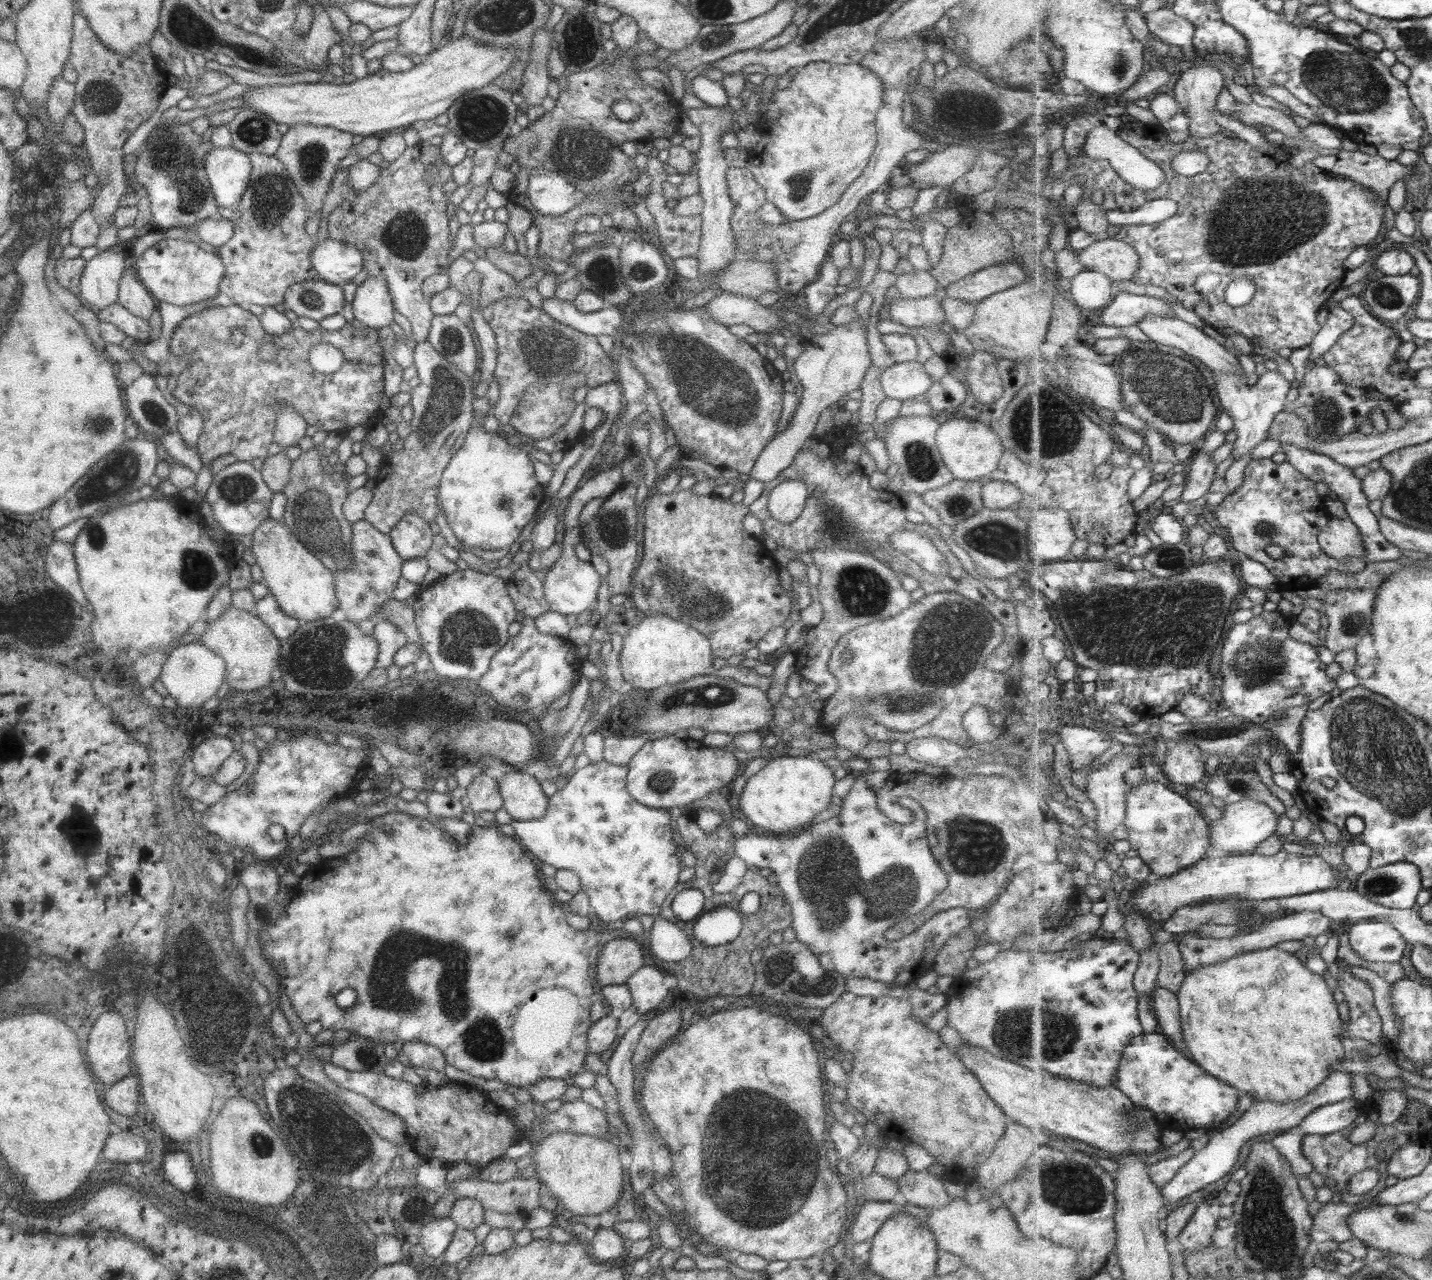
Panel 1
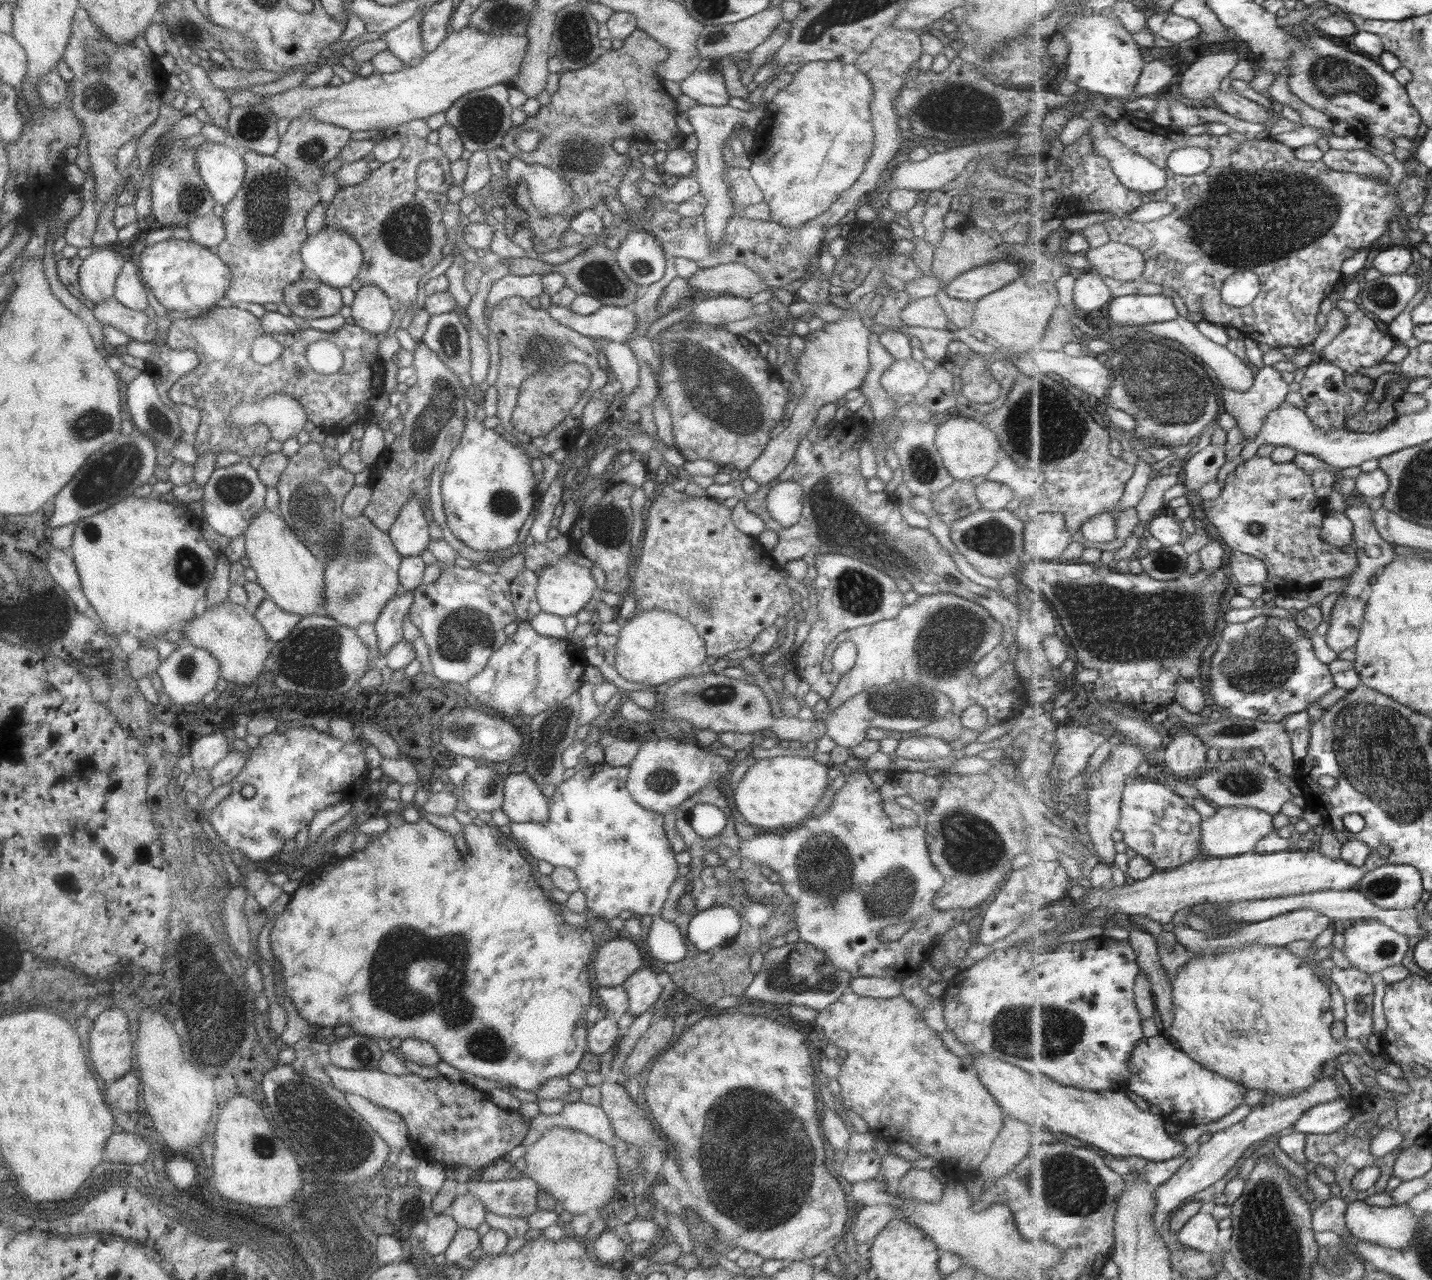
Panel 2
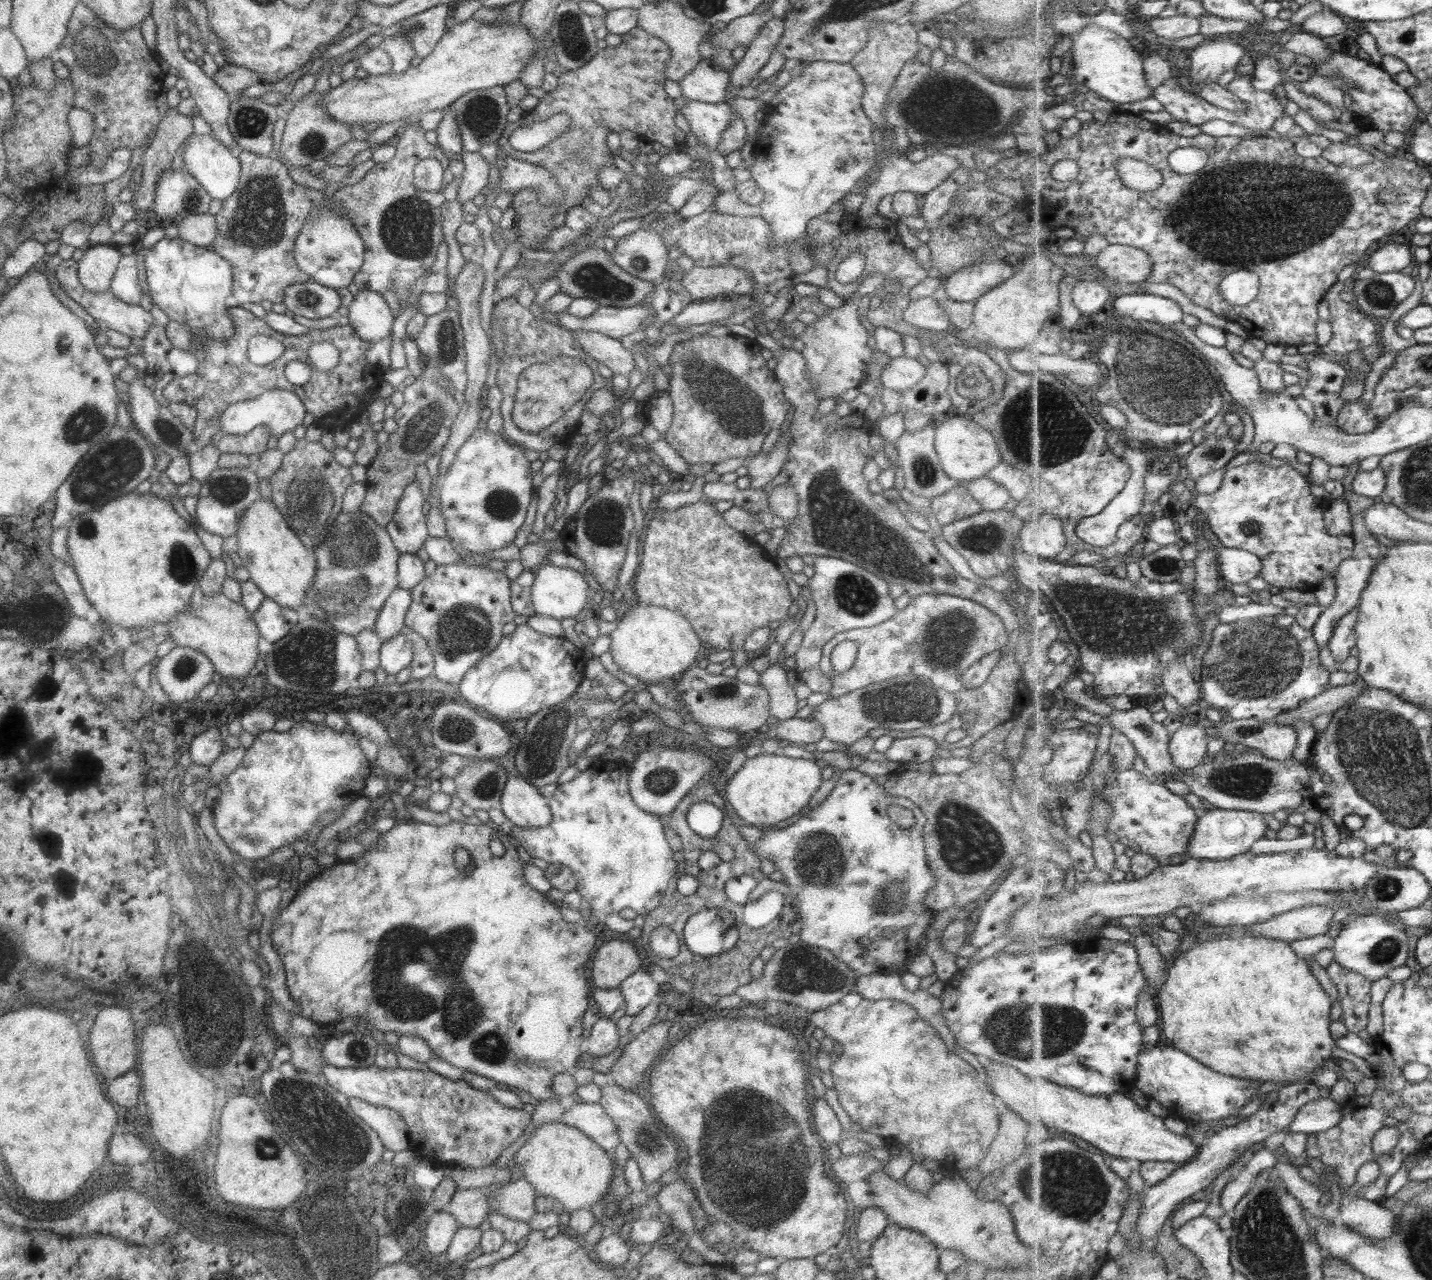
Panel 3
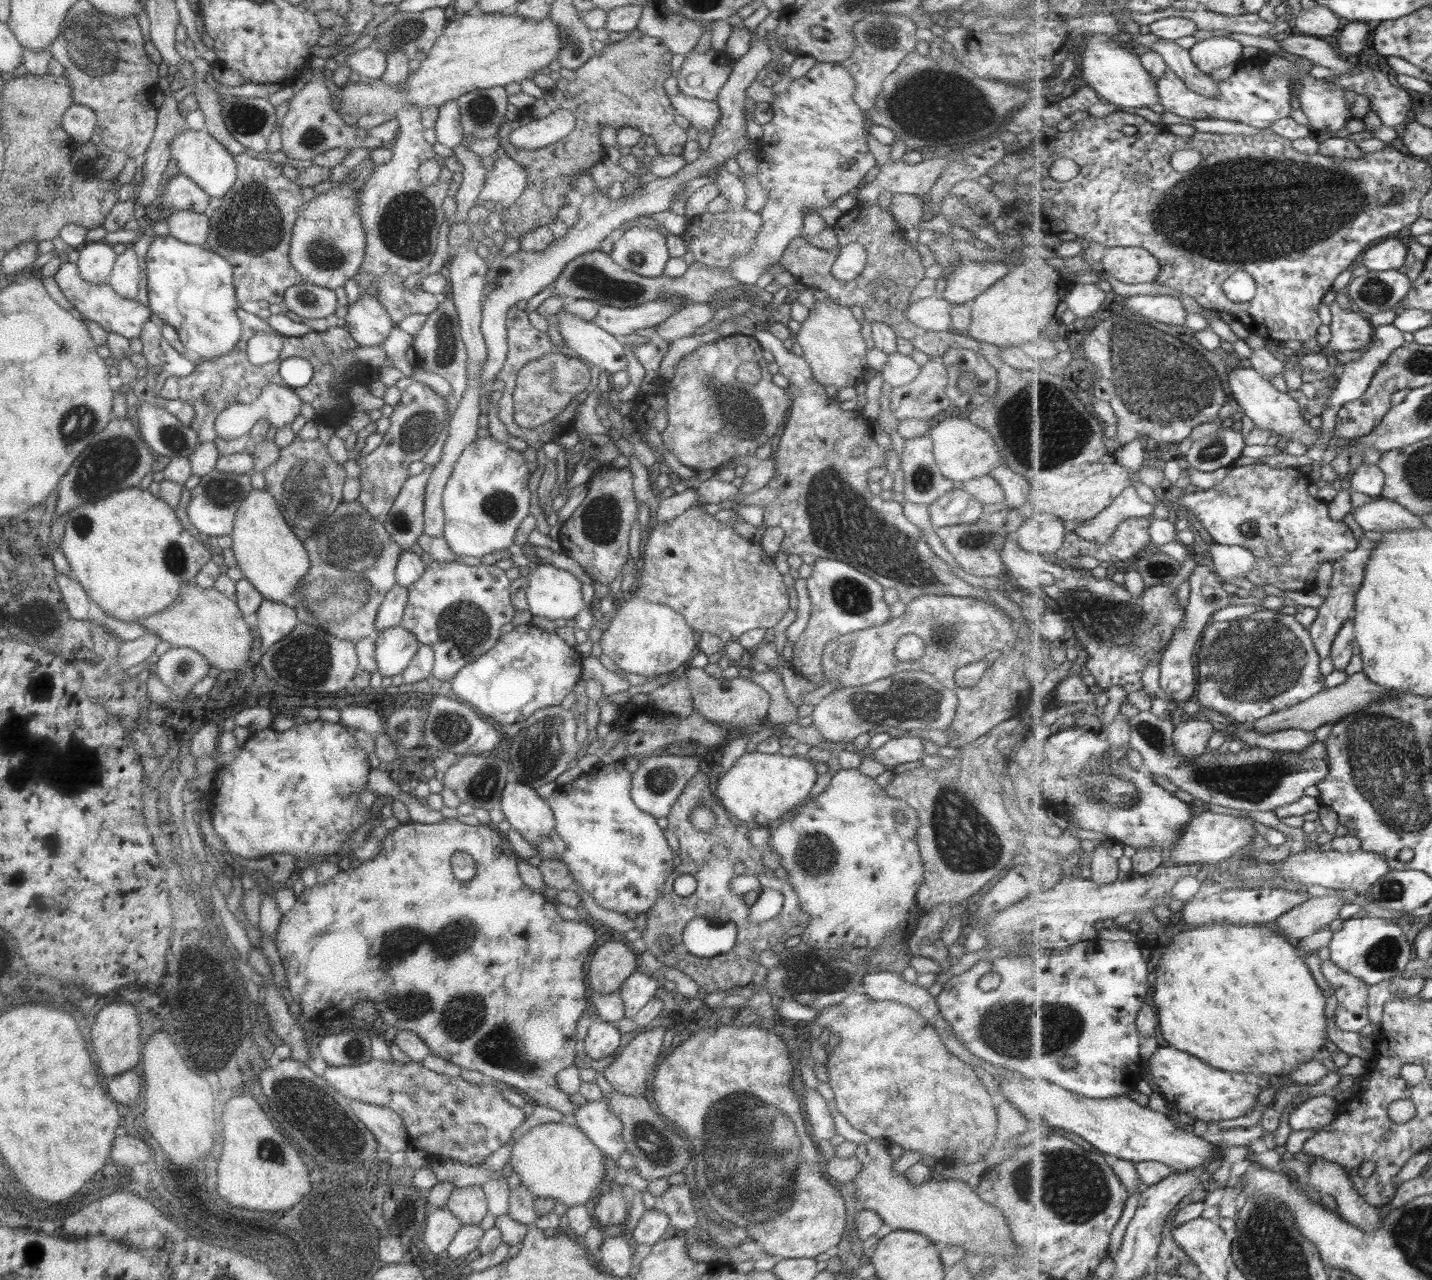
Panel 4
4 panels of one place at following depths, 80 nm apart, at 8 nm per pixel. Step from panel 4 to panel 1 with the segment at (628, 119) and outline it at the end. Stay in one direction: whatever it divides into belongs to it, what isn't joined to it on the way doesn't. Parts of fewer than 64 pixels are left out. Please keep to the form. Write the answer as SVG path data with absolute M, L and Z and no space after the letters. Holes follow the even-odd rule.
M637 32L637 43L633 45L633 49L620 52L620 54L617 55L617 59L615 59L613 63L605 63L605 60L602 60L601 64L598 64L597 66L594 66L593 68L590 68L589 70L581 70L575 73L571 73L571 75L566 77L566 80L568 83L567 89L565 89L565 91L559 92L559 97L557 97L557 100L555 100L554 108L551 110L551 112L544 112L544 114L541 115L541 117L539 117L539 119L535 121L535 123L529 123L525 129L515 128L515 130L513 130L513 133L501 143L502 144L501 149L503 150L503 152L507 152L509 156L512 156L514 162L516 162L518 166L517 172L512 176L513 184L510 187L505 189L507 191L507 198L511 203L516 204L517 206L523 207L531 215L532 225L536 226L539 229L540 242L537 245L536 257L549 258L552 261L557 261L561 263L568 262L573 256L573 254L577 252L573 248L573 243L572 243L572 235L575 233L574 232L575 222L577 222L577 220L579 220L579 218L581 218L581 216L583 215L601 217L603 215L610 214L610 212L612 212L612 210L616 206L619 206L620 204L626 205L630 196L634 195L633 187L631 187L631 184L633 184L633 182L637 180L637 176L639 173L638 173L638 169L635 168L635 165L633 165L632 159L627 157L627 155L625 155L619 149L619 146L621 146L623 142L634 141L645 146L647 142L649 142L650 140L654 138L669 139L675 133L679 132L679 128L678 128L679 117L682 117L683 110L679 108L678 101L675 101L674 98L668 92L658 91L657 89L654 89L653 87L649 85L643 84L641 79L637 77L637 72L639 70L633 67L633 60L637 56L643 53L655 54L655 55L662 54L660 52L657 52L657 47L655 47L655 44L653 44L653 42L649 41L649 38L645 37L645 34L642 34L641 32ZM620 100L630 100L631 102L635 102L635 104L637 104L637 106L641 108L641 114L637 116L637 119L634 119L633 121L630 121L630 122L619 122L619 120L613 117L613 114L611 113L611 106ZM532 168L542 168L543 170L549 170L551 172L555 172L559 174L559 176L562 176L568 183L571 183L579 192L582 192L586 196L586 198L583 198L582 202L578 203L577 206L574 206L573 208L571 208L571 210L568 210L567 212L564 212L563 214L559 214L557 216L545 216L545 215L537 213L536 210L533 208L533 205L530 202L530 200L526 197L526 185L528 184L528 174Z

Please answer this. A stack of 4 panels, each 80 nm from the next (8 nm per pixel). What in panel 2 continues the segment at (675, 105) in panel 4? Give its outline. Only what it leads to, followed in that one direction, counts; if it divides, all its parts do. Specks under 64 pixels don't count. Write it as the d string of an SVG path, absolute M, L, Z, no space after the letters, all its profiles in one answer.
M690 104L685 113L693 129L693 134L697 138L697 148L692 154L694 161L692 175L697 181L698 193L705 199L705 206L700 215L704 220L708 248L718 248L724 240L728 218L733 215L728 195L728 184L722 179L722 170L724 169L722 147L726 142L726 137L730 136L736 124L742 125L743 129L754 130L759 125L764 110L761 110L759 105L746 113L728 105L715 107Z

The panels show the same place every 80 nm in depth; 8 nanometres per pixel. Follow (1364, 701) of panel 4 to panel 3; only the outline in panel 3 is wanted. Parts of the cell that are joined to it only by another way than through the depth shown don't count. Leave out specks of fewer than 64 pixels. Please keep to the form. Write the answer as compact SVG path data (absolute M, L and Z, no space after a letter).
M1358 678L1358 682L1347 686L1332 686L1316 698L1305 701L1299 708L1280 714L1272 722L1294 727L1297 721L1311 721L1318 714L1333 714L1337 709L1353 702L1367 687L1369 686L1363 678Z

